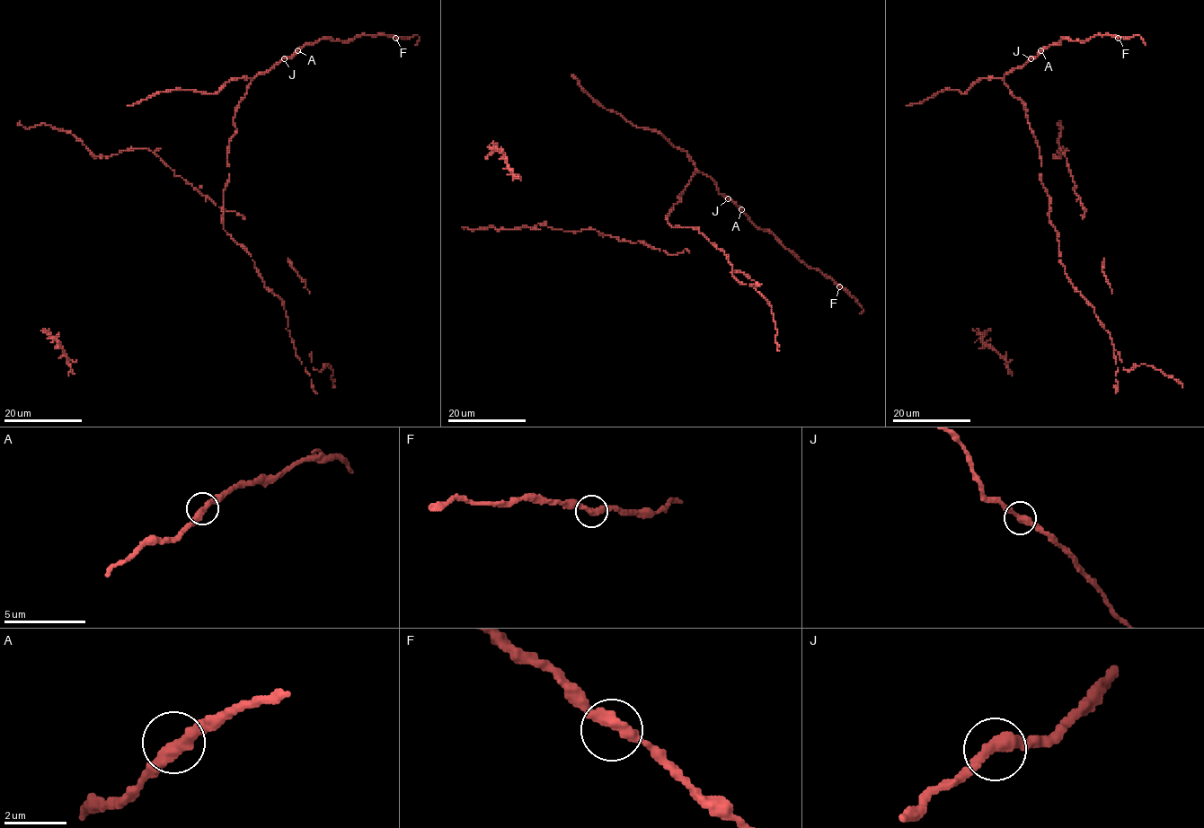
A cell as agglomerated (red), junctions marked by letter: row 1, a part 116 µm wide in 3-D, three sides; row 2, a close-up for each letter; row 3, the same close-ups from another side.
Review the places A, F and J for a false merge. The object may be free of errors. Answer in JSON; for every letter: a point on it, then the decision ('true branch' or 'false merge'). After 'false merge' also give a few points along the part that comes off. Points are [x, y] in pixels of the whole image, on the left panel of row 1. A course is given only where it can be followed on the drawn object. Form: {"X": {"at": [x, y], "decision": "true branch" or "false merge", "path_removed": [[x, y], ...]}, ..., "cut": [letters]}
{"A": {"at": [297, 50], "decision": "true branch"}, "F": {"at": [395, 38], "decision": "true branch"}, "J": {"at": [284, 58], "decision": "true branch"}, "cut": []}

